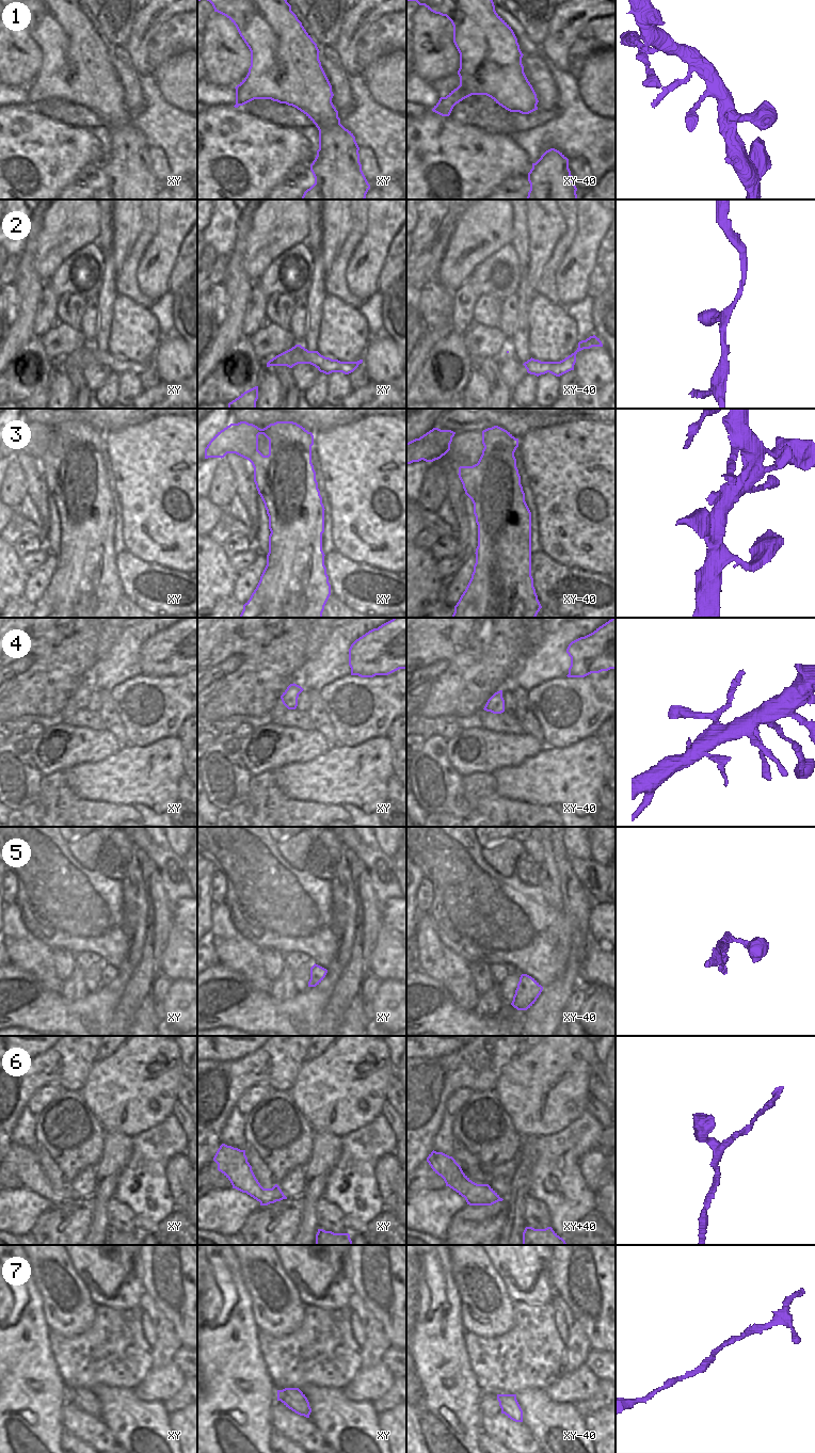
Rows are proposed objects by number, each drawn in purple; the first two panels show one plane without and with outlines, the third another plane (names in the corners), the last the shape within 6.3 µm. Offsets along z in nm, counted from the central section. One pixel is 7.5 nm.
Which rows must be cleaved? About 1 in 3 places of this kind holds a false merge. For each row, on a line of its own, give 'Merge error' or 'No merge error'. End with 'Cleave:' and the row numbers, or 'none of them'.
1: No merge error
2: No merge error
3: No merge error
4: Merge error
5: No merge error
6: No merge error
7: No merge error
Cleave: 4.

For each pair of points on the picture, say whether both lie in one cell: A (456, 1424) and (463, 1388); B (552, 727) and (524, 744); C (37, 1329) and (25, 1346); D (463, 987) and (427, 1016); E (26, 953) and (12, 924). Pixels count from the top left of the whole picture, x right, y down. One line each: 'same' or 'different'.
A: same
B: different
C: same
D: different
E: same

